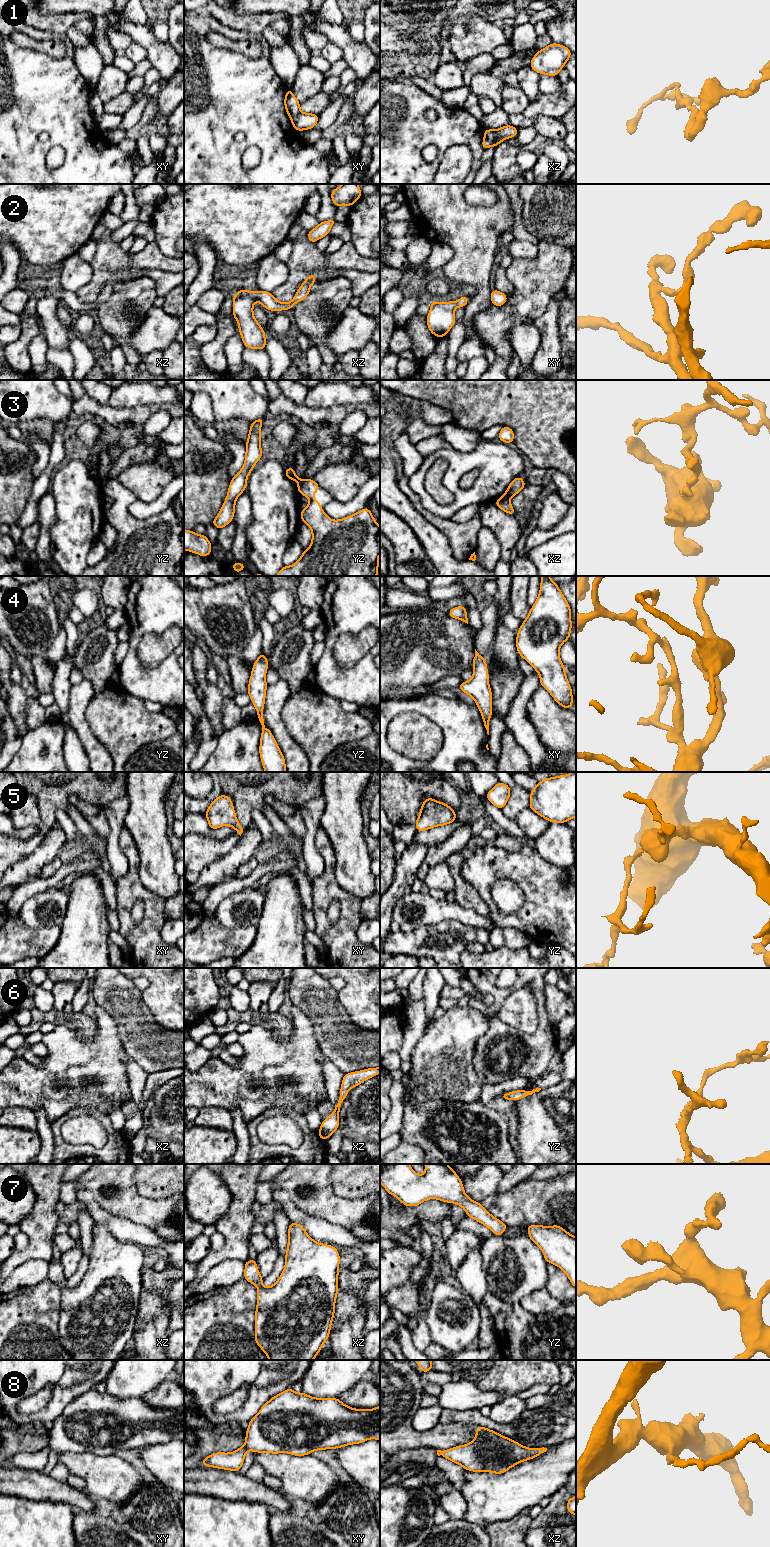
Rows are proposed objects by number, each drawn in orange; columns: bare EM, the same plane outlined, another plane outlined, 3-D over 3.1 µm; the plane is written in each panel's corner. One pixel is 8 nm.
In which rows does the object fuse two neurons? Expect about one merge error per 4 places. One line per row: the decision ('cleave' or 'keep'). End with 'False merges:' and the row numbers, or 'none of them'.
1: cleave
2: keep
3: cleave
4: keep
5: keep
6: keep
7: keep
8: keep
False merges: 1, 3

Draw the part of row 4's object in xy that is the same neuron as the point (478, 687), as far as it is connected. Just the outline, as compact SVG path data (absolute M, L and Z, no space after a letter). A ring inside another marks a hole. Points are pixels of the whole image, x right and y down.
M475 649L475 657L472 662L474 666L473 677L458 685L459 689L470 695L476 702L481 712L484 726L489 735L489 720L492 715L492 692L488 682L489 673L487 664Z

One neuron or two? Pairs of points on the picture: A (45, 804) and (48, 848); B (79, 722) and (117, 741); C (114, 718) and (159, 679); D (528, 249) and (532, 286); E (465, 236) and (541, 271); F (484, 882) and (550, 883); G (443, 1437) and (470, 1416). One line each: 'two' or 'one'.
A: two
B: two
C: two
D: two
E: two
F: one
G: two

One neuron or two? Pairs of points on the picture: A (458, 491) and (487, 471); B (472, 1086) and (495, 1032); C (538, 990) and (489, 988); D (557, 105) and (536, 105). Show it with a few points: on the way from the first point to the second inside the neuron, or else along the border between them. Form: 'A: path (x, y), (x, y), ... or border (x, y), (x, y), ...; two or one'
A: path (466, 491), (472, 491), (484, 479); one
B: border (474, 1052), (473, 1068), (483, 1084); two
C: path (526, 984), (518, 984), (508, 991), (501, 991); one
D: path (552, 105), (541, 105); one

